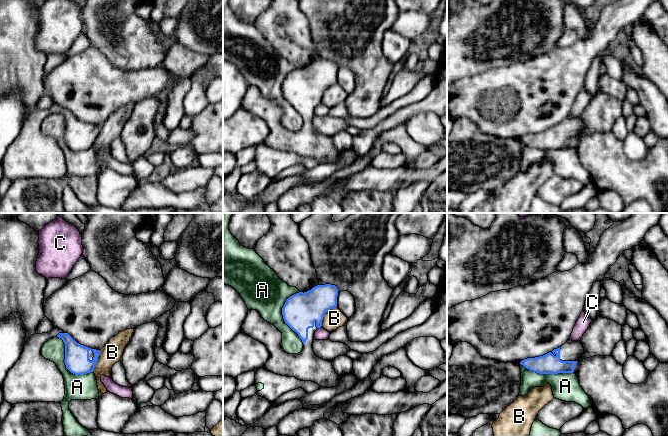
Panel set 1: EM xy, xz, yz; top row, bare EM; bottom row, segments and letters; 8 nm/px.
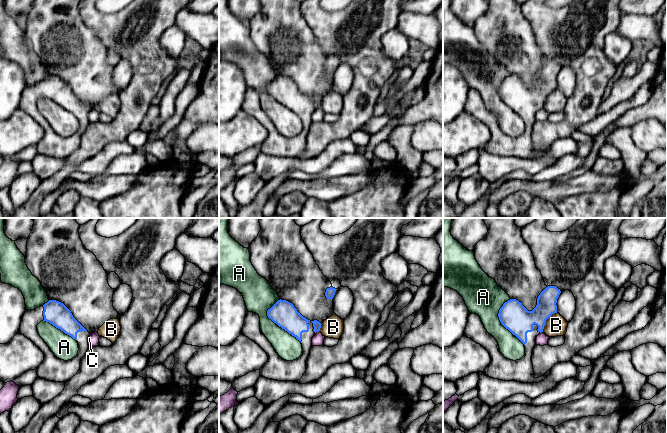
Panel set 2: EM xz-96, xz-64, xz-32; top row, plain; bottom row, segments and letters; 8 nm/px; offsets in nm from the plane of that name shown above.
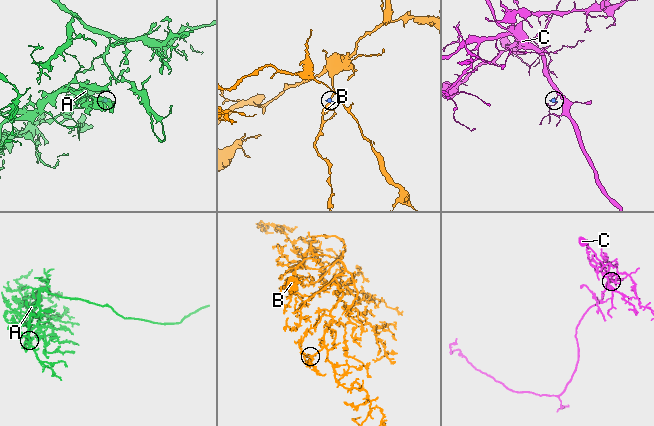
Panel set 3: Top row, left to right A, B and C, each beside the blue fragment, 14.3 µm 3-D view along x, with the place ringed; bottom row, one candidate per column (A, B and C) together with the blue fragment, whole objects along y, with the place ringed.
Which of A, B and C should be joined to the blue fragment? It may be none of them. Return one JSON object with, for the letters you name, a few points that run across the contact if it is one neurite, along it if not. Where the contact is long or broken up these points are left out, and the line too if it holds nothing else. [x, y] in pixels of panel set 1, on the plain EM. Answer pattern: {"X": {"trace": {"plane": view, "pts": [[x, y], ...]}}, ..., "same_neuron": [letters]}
{"same_neuron": []}

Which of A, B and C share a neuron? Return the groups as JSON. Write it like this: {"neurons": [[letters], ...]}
{"neurons": [["A"], ["B"], ["C"]]}

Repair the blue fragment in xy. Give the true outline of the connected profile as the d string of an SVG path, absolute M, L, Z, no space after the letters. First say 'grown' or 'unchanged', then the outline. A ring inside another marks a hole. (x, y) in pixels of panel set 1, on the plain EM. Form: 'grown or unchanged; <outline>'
grown; M59 104L42 110L32 111L24 120L21 132L14 142L8 147L2 161L4 176L10 180L30 178L55 178L61 179L65 172L64 154L56 140L45 135L41 130L42 122L54 113L59 113L65 120L65 141L75 151L93 148L100 127L91 125L77 119L68 109Z

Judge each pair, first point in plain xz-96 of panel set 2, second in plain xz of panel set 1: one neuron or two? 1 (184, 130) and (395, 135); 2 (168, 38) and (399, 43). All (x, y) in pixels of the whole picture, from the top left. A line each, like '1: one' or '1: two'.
1: one
2: one

